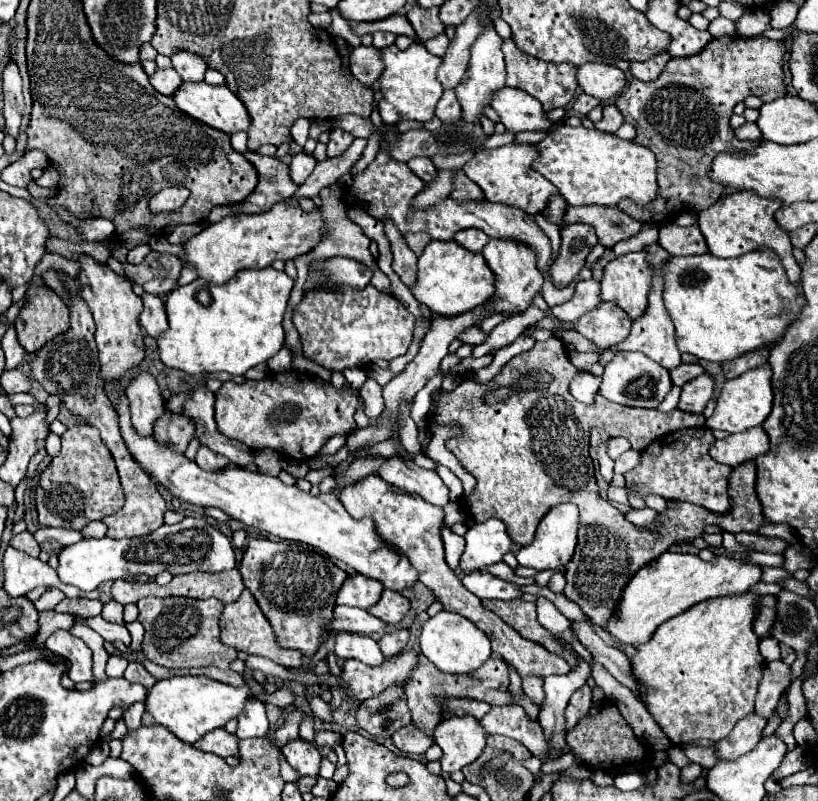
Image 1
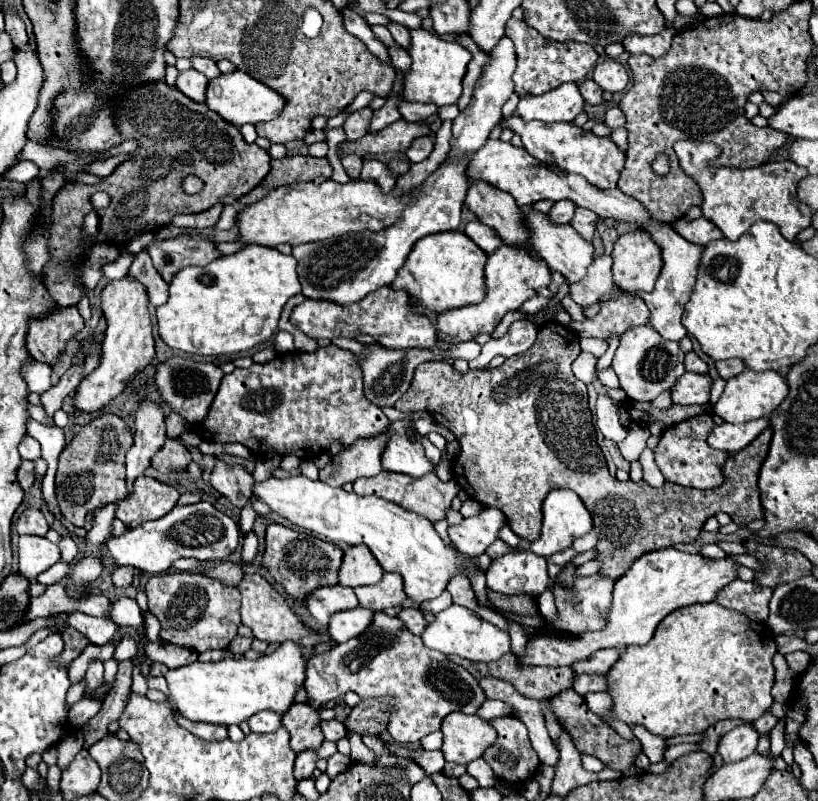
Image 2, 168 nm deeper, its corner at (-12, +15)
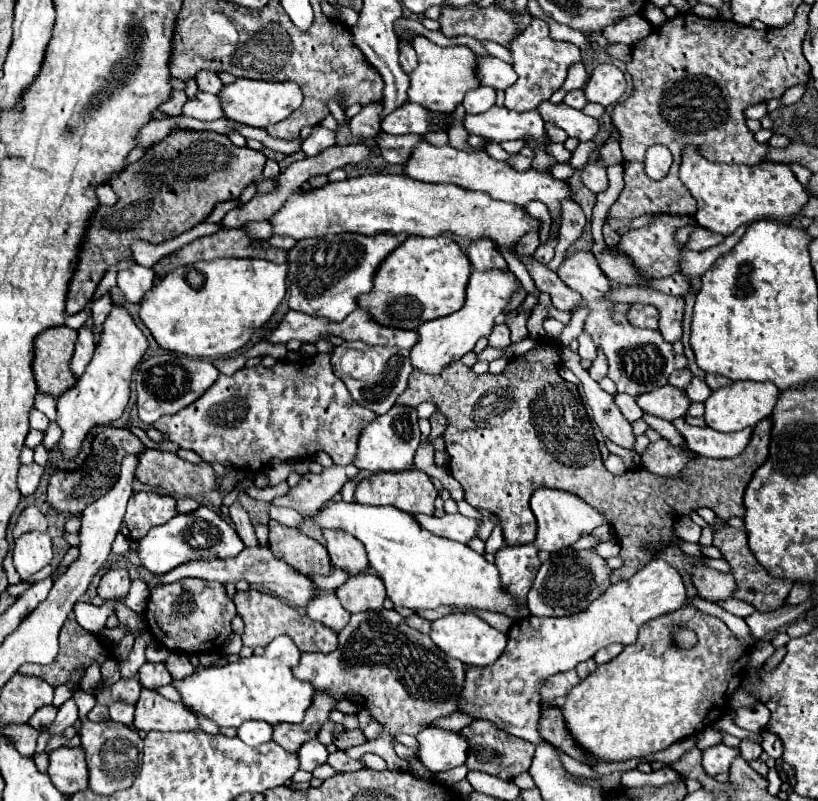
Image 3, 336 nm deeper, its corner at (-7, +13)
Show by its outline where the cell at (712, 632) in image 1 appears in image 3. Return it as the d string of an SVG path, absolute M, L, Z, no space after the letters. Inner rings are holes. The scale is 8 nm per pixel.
M684 606L668 616L660 616L652 622L646 622L640 628L636 644L626 646L620 656L616 656L608 664L598 666L596 672L586 676L574 690L570 690L566 696L566 704L560 708L564 724L572 734L574 742L580 744L580 748L584 748L584 752L596 764L626 762L632 758L660 752L678 740L702 732L706 728L706 720L710 726L714 720L720 718L728 700L742 682L748 652L750 650L740 646L736 636L720 618ZM674 626L686 626L694 630L698 634L698 644L692 650L678 650L670 640Z

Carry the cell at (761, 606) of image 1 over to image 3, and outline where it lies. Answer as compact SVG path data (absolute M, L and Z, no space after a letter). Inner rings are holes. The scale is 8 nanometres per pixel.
M692 566L690 574L692 574L692 584L698 590L698 594L710 602L730 598L732 592L736 590L736 582L730 572L724 574L706 566Z

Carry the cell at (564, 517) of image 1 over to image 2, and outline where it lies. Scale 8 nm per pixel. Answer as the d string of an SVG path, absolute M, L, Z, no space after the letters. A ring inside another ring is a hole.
M555 488L547 494L547 498L543 502L543 530L541 530L541 536L535 542L531 542L531 550L537 556L547 558L551 554L557 554L557 552L571 548L573 540L587 534L589 530L591 530L591 514L587 512L581 498L573 490Z

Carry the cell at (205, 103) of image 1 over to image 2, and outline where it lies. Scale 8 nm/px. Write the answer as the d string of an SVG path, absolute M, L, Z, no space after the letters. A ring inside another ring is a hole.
M235 70L229 74L221 74L217 76L217 80L209 80L209 88L205 92L205 102L211 110L215 110L217 114L221 114L227 122L231 122L233 126L243 126L243 124L257 124L257 122L265 122L265 120L273 120L281 114L285 100L271 88L267 88L265 84L257 82L255 78L251 78L249 74Z

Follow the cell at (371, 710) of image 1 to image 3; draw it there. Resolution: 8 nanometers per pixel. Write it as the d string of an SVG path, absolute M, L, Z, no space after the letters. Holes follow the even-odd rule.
M356 728L356 730L344 730L344 732L340 732L332 742L336 744L338 750L348 750L348 748L352 748L356 744L364 744L366 738L364 738L362 730Z

